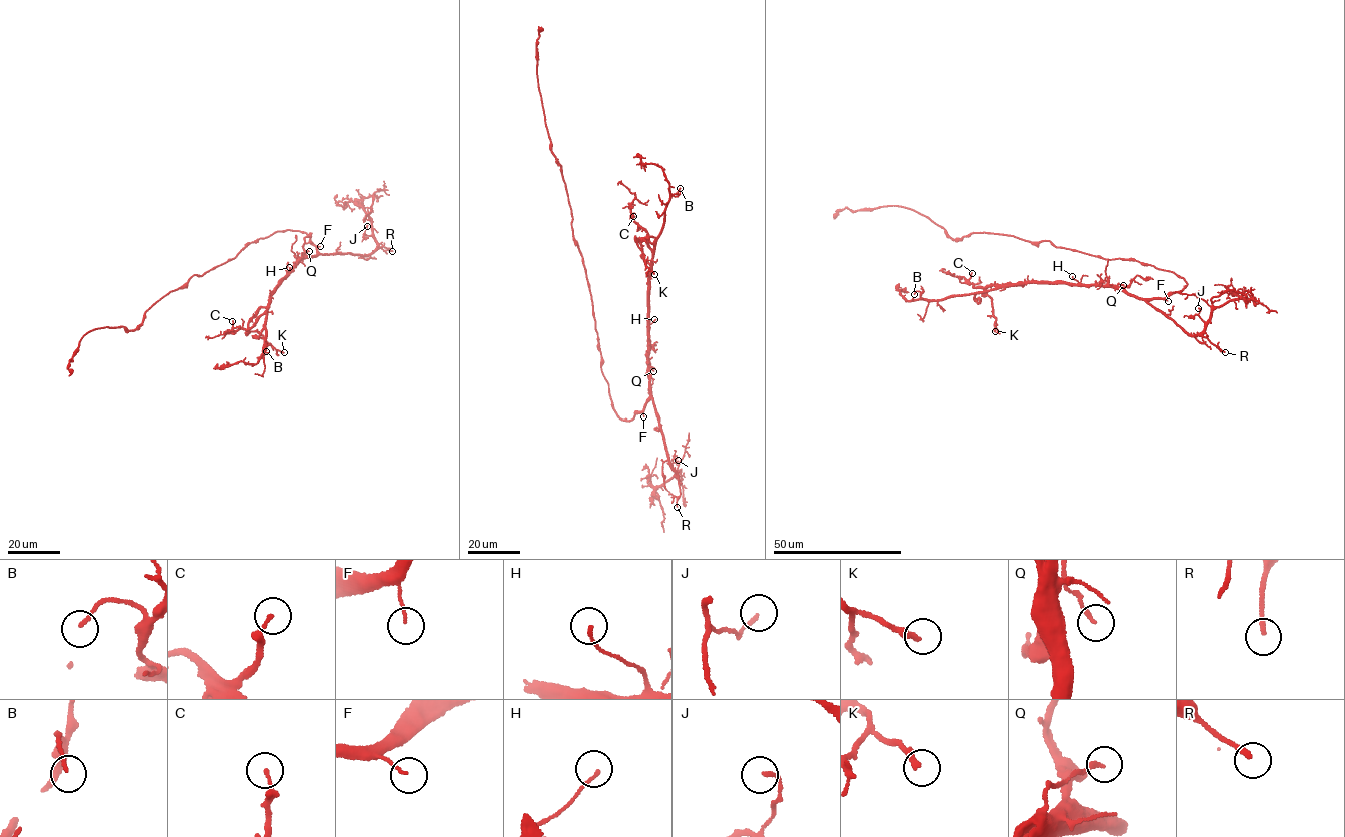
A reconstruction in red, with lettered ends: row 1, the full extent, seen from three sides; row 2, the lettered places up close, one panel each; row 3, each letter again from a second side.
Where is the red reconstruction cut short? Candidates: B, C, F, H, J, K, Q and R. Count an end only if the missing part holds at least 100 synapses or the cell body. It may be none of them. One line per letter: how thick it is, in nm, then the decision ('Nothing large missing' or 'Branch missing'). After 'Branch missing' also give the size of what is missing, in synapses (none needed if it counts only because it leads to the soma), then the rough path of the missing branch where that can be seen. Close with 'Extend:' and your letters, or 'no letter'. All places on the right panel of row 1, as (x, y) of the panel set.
B: Thickness 140 nm. Nothing large missing
C: Thickness 130 nm. Nothing large missing
F: Thickness 90 nm. Nothing large missing
H: Thickness 130 nm. Nothing large missing
J: Thickness 130 nm. Nothing large missing
K: Thickness 260 nm. Nothing large missing
Q: Thickness 160 nm. Nothing large missing
R: Thickness 180 nm. Branch missing. Course of what is missing: (1225, 352), (1247, 358), (1289, 355), (1310, 361), (1317, 370), (1328, 375)
Extend: R

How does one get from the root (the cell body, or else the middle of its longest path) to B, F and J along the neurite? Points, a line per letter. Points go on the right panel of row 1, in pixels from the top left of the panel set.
B: (1155, 268), (1175, 272), (1187, 284), (1162, 298), (1040, 280), (937, 300), (914, 294)
F: (1155, 268), (1175, 272), (1187, 283), (1181, 290), (1165, 298), (1168, 301)
J: (1155, 268), (1175, 272), (1187, 284), (1147, 302), (1195, 335), (1205, 324), (1198, 308)

